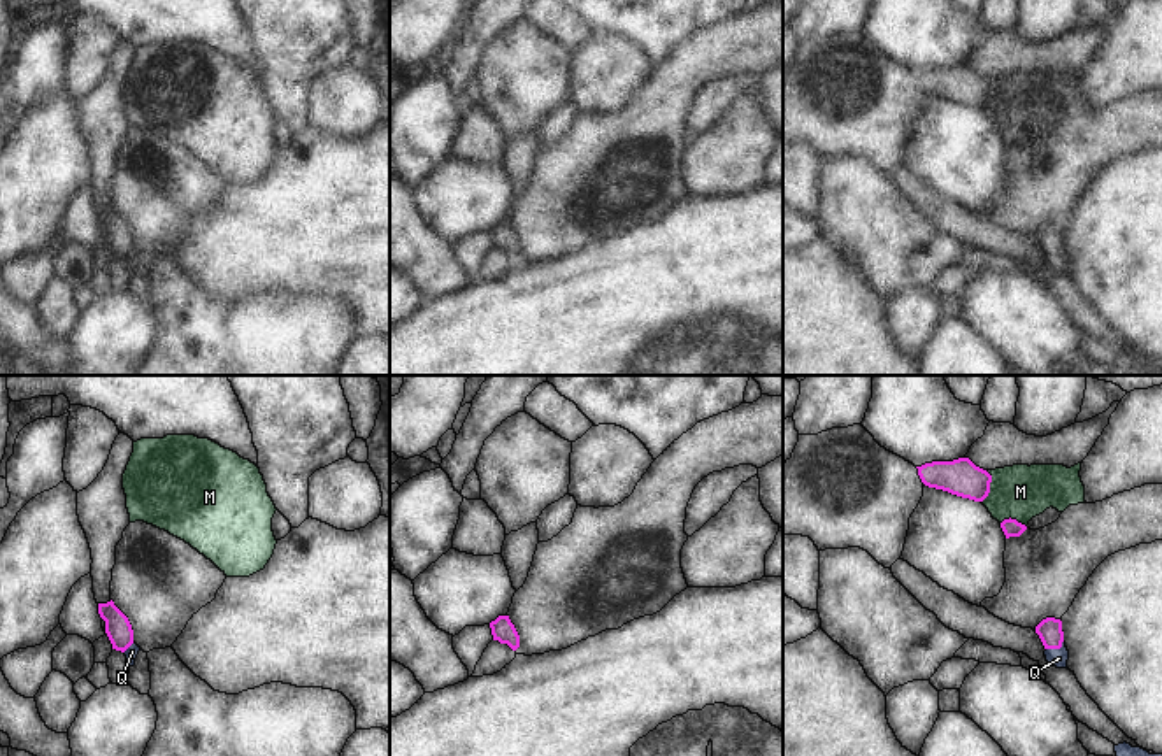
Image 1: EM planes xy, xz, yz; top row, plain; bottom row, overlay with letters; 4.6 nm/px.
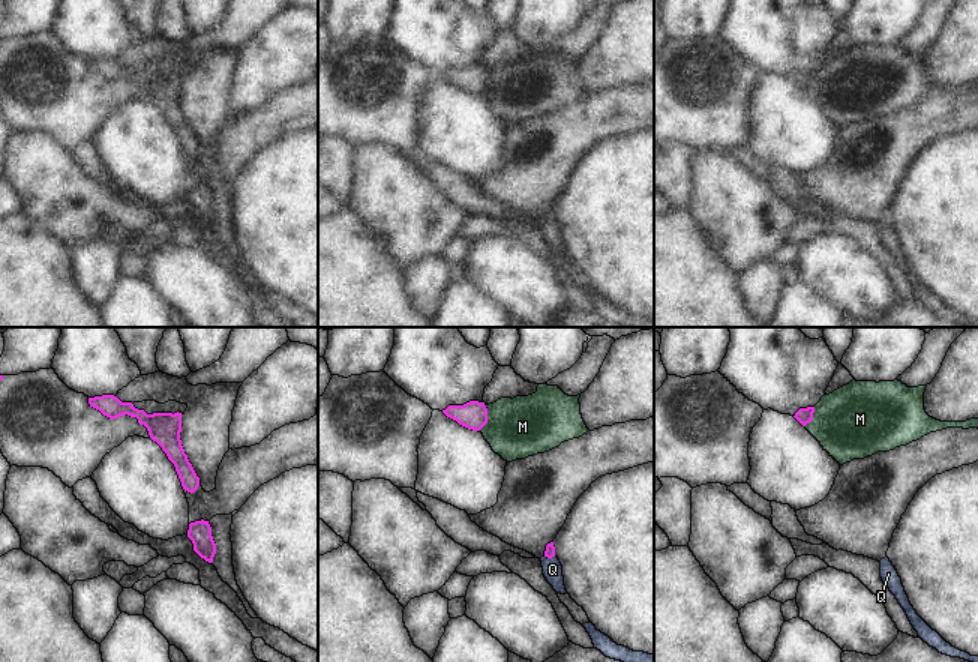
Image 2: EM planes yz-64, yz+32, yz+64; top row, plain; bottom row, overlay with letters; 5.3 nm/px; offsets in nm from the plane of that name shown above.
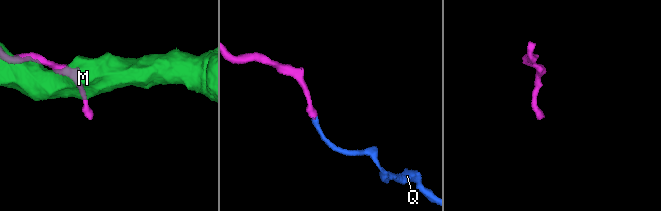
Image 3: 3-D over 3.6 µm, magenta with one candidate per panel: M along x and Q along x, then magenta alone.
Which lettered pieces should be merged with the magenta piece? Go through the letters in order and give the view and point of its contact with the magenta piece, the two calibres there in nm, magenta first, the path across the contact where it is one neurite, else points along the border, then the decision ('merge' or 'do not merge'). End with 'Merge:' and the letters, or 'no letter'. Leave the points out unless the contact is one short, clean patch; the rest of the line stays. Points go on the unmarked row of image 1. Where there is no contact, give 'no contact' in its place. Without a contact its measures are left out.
M: meets magenta in yz at (989, 93); 170 nm thick on the magenta side, 260 nm on the other; border along yz (987, 78), (990, 99), (982, 109); do not merge
Q: meets magenta in yz at (1055, 255); 110 nm thick on the magenta side, 80 nm on the other; runs through yz (1050, 239), (1055, 255), (1059, 265); merge
Merge: Q

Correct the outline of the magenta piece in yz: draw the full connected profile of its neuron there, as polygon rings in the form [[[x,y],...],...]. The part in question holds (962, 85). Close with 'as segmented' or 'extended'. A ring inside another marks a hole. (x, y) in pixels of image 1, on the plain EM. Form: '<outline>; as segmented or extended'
[[[969,65],[932,68],[916,75],[922,89],[929,95],[974,109],[983,109],[990,100],[992,82],[976,74]]]; as segmented

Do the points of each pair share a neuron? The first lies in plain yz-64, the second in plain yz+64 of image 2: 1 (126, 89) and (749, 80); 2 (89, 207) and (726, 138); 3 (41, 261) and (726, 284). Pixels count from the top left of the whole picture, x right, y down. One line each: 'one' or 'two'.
1: one
2: two
3: one

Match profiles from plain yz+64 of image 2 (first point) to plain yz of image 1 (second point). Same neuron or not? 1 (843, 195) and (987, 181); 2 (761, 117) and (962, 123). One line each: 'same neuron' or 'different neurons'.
1: different neurons
2: same neuron

